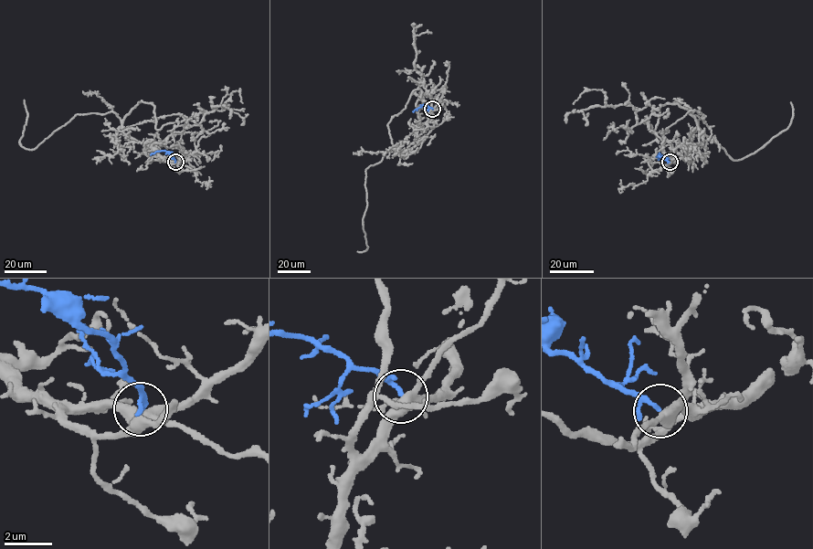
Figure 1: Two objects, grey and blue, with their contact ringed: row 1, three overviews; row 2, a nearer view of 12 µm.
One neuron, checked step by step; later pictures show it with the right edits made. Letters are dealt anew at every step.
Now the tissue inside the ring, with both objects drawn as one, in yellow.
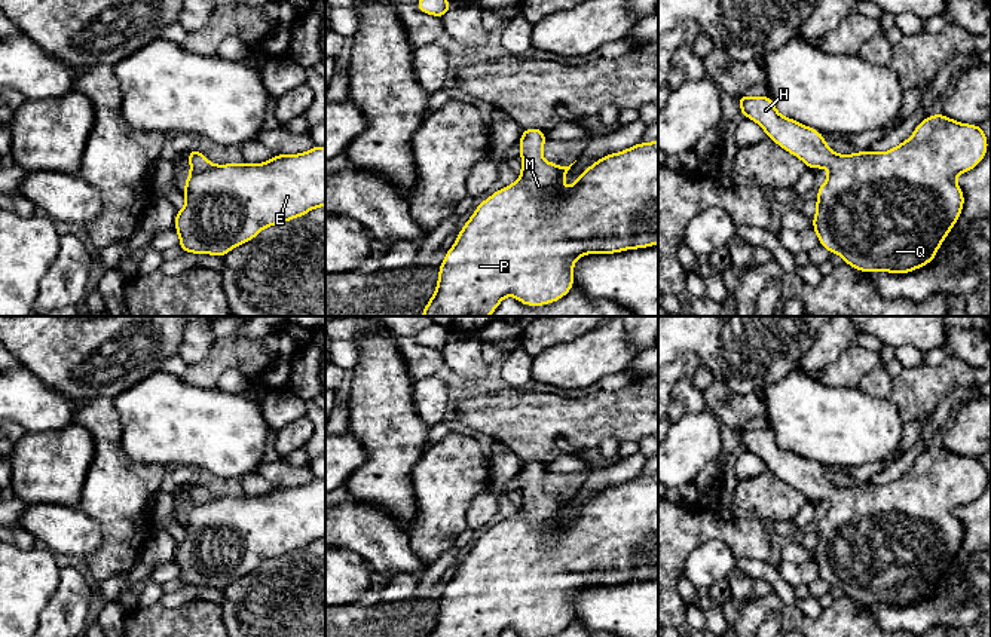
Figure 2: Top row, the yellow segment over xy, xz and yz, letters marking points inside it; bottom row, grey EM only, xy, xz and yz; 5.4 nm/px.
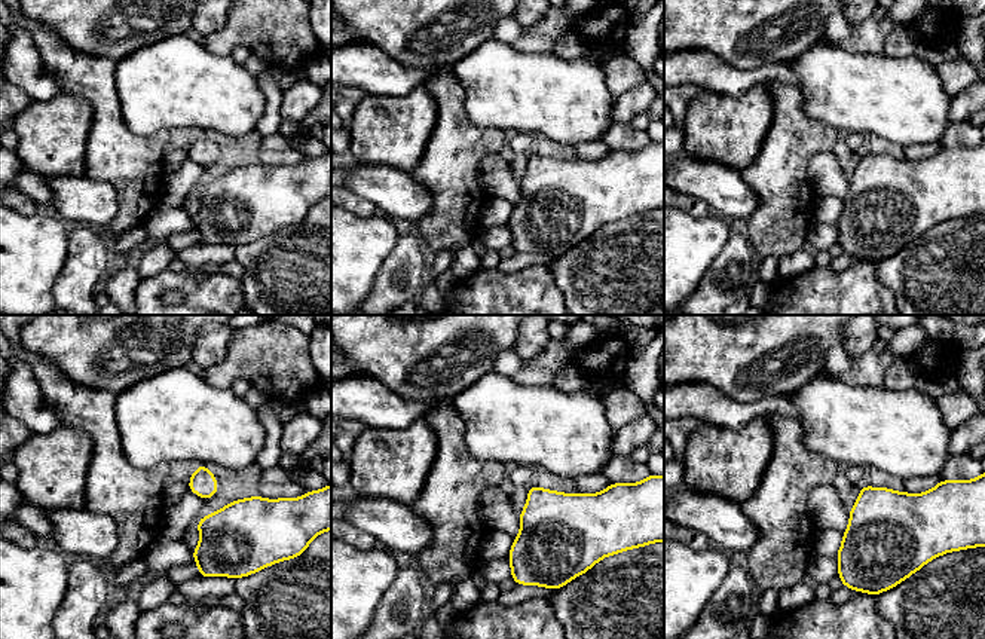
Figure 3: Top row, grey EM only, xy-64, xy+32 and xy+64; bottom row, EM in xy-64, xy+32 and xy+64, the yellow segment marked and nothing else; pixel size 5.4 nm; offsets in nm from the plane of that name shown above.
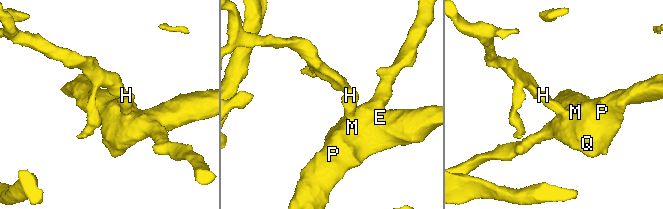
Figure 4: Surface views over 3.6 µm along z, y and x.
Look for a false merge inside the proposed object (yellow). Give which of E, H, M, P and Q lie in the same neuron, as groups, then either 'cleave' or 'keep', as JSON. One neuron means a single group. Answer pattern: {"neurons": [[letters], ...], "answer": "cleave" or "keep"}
{"neurons": [["E", "H", "M", "P", "Q"]], "answer": "keep"}

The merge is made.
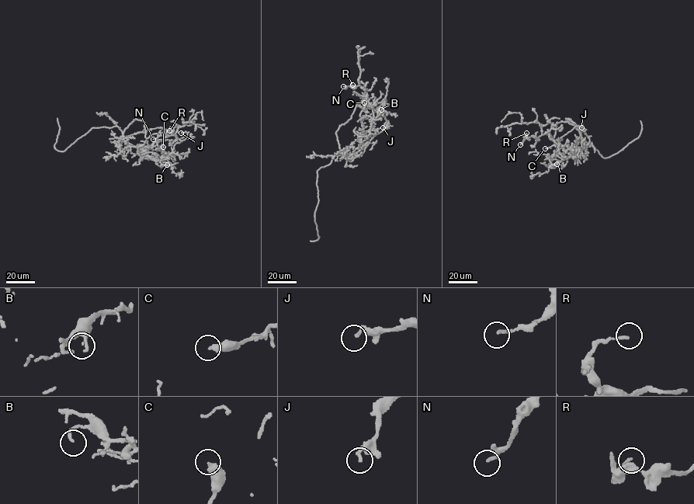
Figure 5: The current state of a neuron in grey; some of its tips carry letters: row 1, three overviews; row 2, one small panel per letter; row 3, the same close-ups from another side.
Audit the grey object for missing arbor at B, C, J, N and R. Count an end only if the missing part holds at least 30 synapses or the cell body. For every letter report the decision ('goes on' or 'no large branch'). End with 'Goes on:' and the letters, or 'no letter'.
B: no large branch
C: no large branch
J: no large branch
N: no large branch
R: no large branch
Goes on: no letter

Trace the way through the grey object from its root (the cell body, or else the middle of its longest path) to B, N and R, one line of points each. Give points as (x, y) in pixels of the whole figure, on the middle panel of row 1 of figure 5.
B: (339, 147), (341, 154), (348, 156), (362, 147), (361, 136), (369, 130), (381, 109)
N: (339, 147), (336, 131), (351, 118), (366, 90), (359, 85), (353, 88), (343, 86)
R: (339, 147), (336, 131), (351, 118), (366, 90), (352, 85)

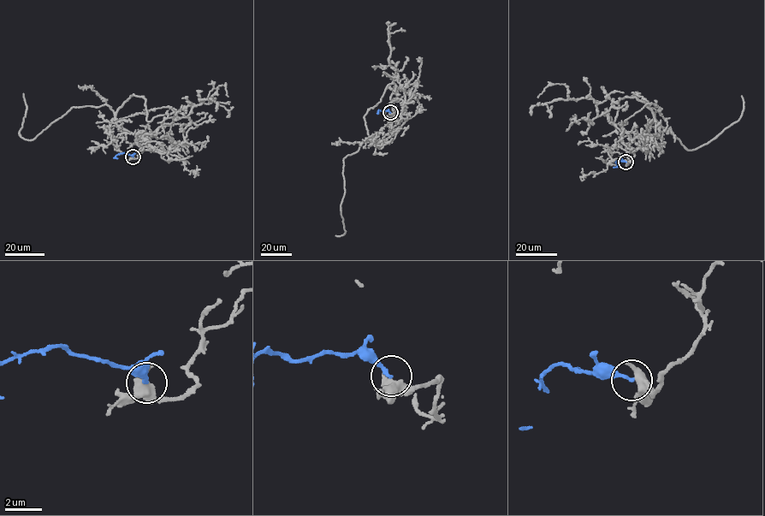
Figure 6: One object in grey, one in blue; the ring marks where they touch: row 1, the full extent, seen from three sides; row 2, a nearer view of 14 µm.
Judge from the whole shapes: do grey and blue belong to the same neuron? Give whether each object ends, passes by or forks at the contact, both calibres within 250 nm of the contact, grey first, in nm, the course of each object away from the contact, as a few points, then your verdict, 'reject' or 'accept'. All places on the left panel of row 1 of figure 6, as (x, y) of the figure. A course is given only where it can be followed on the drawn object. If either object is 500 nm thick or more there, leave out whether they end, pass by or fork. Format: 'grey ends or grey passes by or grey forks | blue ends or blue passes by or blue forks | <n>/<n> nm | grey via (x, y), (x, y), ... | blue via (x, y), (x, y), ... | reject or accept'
grey forks | blue ends | 400/190 nm | grey via (133, 157), (149, 143), (118, 125), (106, 104), (73, 107), (32, 139), (22, 139), (23, 93) | blue via (133, 157), (122, 152), (115, 157), (117, 158) | accept

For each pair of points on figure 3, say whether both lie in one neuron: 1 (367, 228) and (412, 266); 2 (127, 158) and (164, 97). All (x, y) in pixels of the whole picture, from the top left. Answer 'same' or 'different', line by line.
1: different
2: different

